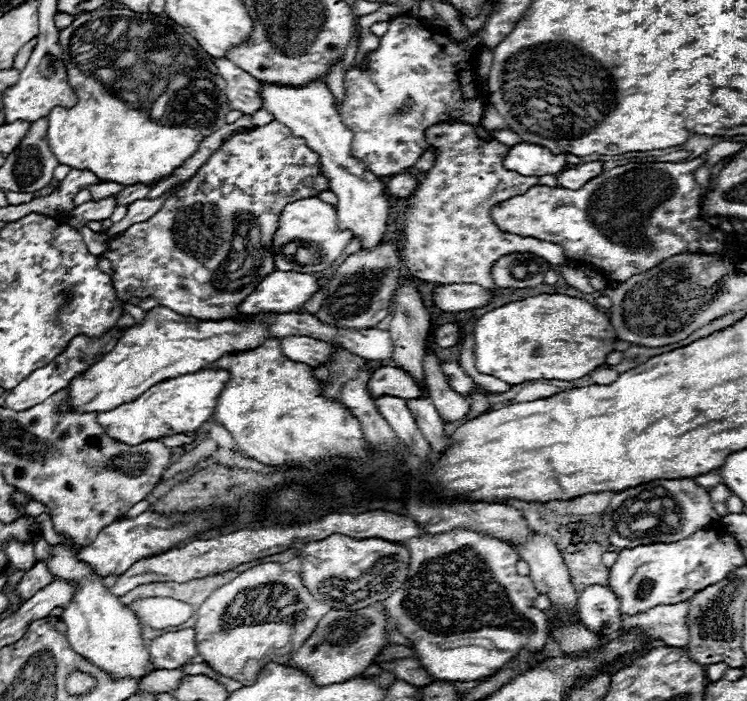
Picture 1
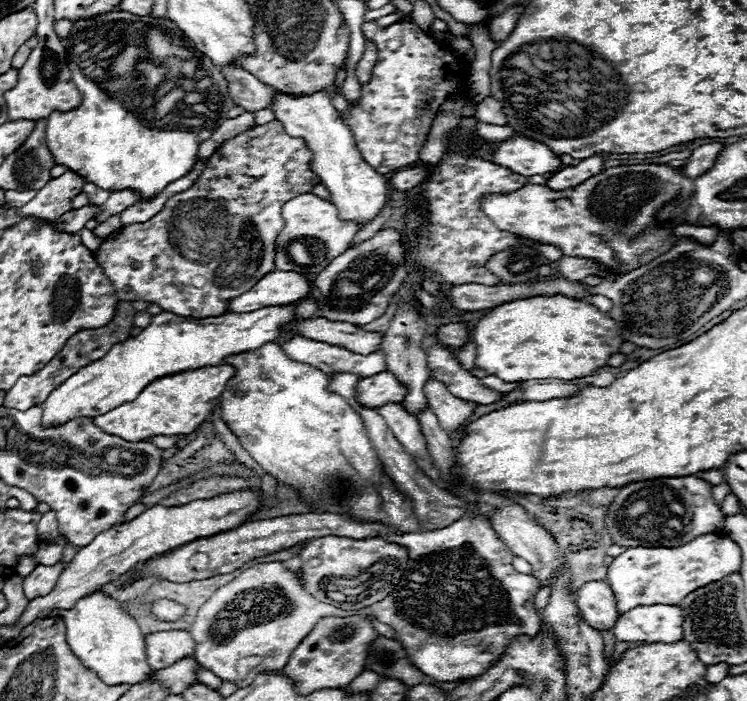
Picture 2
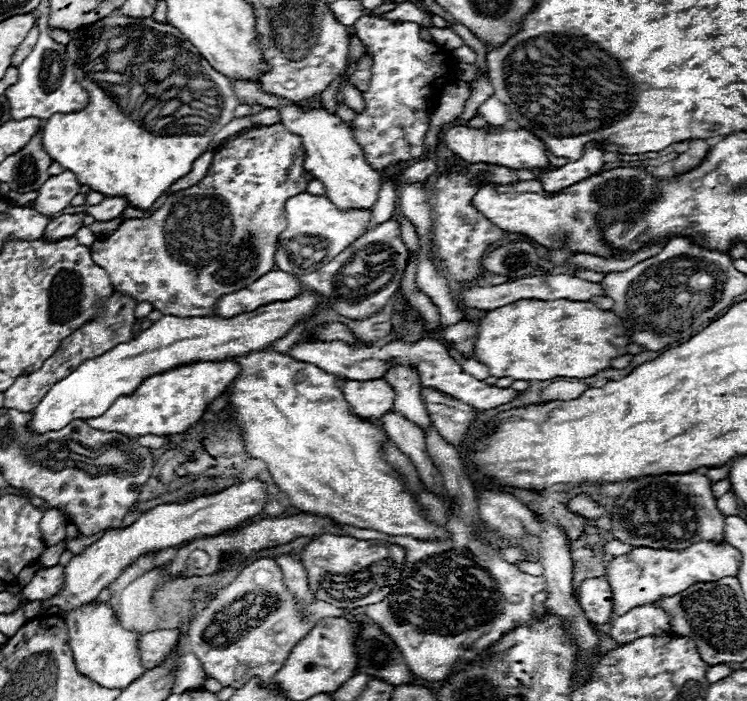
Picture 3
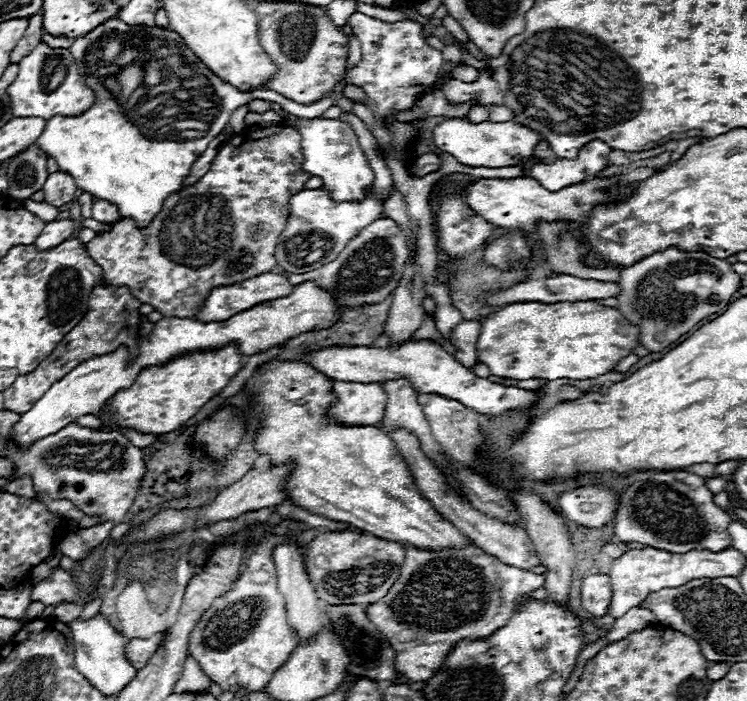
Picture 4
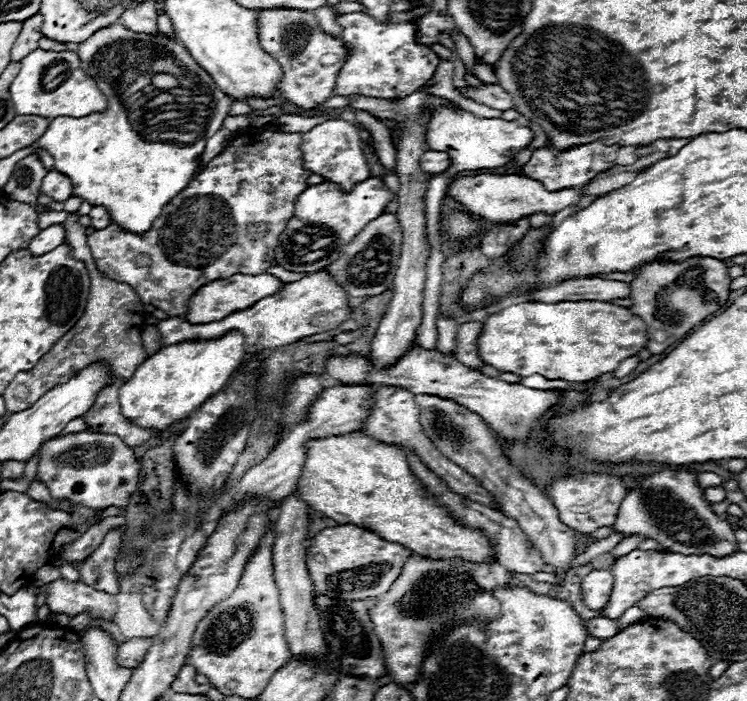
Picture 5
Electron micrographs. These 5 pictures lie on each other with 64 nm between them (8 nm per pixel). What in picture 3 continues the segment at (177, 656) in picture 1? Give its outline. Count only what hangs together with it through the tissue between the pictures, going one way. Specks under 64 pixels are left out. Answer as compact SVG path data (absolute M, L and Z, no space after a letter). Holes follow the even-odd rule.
M156 630L150 634L140 636L138 652L140 660L144 660L144 668L154 668L164 660L170 648L176 644L178 632L176 630Z

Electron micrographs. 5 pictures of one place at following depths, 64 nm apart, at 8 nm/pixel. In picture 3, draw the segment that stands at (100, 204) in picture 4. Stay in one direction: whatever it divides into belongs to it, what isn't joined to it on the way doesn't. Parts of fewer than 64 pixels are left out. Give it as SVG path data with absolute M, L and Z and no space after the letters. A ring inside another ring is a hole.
M104 198L100 204L88 206L86 210L94 216L94 220L108 222L108 220L120 218L122 212L124 212L124 208L126 208L126 200L124 198Z

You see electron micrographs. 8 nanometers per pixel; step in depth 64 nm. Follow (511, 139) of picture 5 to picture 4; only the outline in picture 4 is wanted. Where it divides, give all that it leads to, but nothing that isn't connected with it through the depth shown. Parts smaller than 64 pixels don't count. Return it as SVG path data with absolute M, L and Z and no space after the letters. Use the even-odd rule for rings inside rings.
M444 118L432 130L434 144L442 150L452 154L462 166L470 168L504 168L504 166L518 166L522 162L530 162L534 158L534 146L540 142L540 134L532 132L514 122L468 122L468 118Z

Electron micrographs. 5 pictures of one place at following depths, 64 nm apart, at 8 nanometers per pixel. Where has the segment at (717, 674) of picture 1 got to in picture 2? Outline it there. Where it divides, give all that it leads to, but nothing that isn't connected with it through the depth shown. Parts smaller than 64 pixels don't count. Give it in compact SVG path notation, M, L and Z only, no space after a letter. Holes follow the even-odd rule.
M728 664L708 666L708 670L706 670L706 680L708 680L710 684L716 684L716 682L720 682L720 680L724 680L724 678L728 676L728 670L730 670Z

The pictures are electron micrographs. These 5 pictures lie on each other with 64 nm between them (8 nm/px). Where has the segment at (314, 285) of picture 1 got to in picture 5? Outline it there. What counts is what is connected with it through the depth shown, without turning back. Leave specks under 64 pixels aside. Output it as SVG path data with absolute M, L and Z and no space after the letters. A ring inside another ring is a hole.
M236 274L236 276L230 276L226 280L214 280L210 284L200 286L190 296L190 300L188 300L188 312L184 314L184 320L188 320L190 324L208 324L208 322L222 320L228 314L238 312L240 308L250 308L252 304L256 304L256 300L278 292L282 284L284 282L280 282L276 276L270 276L270 274L256 274L256 276Z

